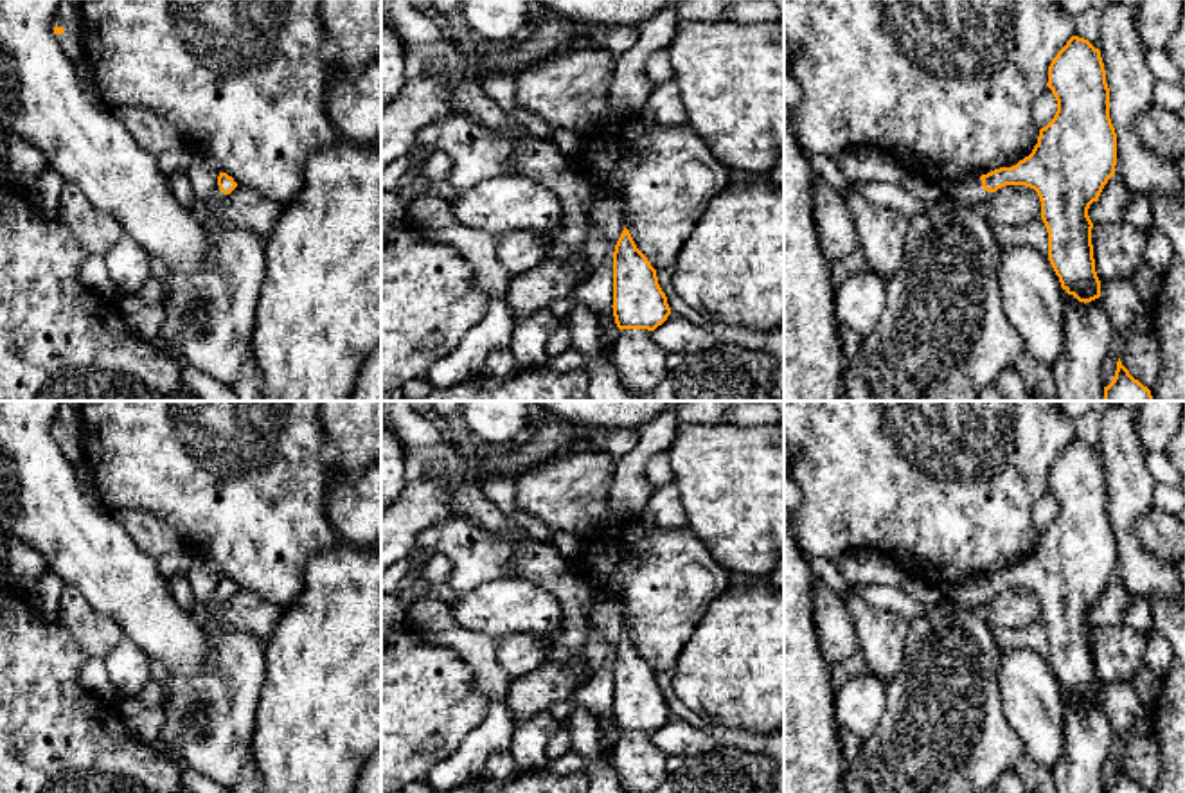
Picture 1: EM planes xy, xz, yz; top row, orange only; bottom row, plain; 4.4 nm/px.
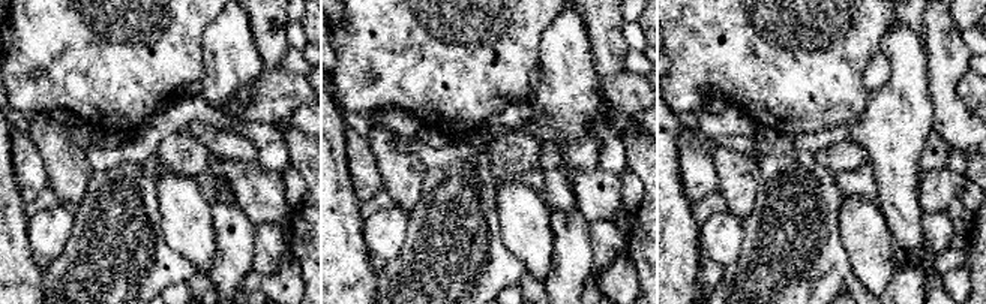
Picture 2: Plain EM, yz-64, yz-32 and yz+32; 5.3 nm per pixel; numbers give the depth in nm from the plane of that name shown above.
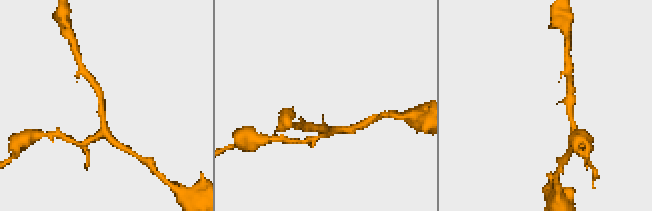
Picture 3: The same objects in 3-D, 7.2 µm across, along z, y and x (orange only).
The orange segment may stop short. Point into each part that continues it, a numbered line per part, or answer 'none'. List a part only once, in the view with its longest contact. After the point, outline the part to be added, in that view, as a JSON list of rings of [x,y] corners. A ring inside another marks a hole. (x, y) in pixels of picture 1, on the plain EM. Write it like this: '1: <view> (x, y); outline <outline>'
1: xy (71, 445); outline [[[54,421],[50,430],[54,441],[61,448],[63,455],[76,466],[85,459],[81,439],[77,433],[67,432],[58,421]]]

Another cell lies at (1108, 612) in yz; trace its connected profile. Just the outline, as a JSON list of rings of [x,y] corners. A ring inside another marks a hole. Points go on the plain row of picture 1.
[[[1113,577],[1104,588],[1097,604],[1088,611],[1093,628],[1111,628],[1122,624],[1126,606],[1129,602],[1127,588]]]

